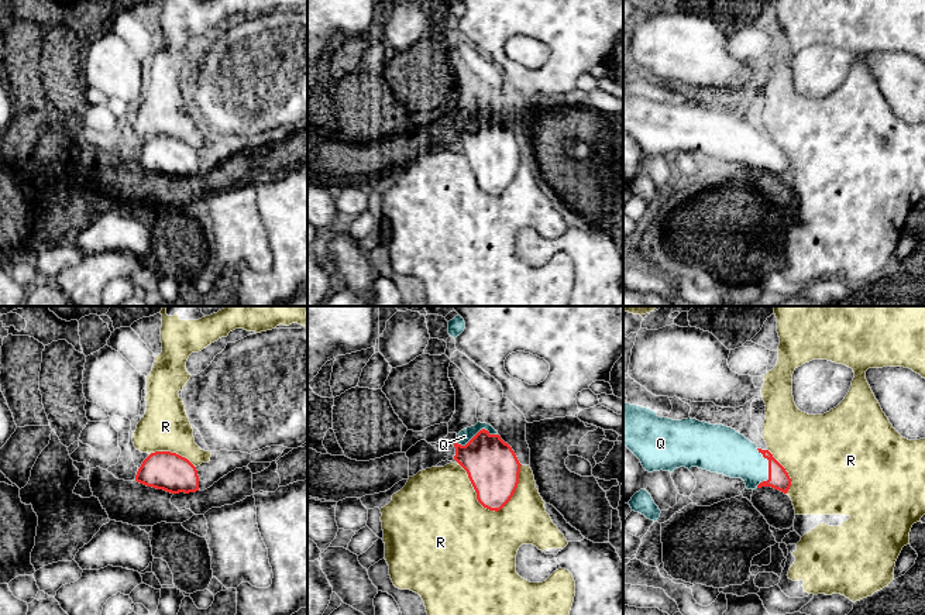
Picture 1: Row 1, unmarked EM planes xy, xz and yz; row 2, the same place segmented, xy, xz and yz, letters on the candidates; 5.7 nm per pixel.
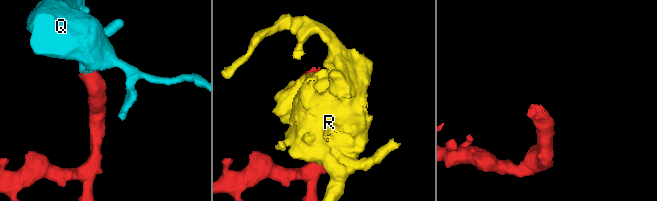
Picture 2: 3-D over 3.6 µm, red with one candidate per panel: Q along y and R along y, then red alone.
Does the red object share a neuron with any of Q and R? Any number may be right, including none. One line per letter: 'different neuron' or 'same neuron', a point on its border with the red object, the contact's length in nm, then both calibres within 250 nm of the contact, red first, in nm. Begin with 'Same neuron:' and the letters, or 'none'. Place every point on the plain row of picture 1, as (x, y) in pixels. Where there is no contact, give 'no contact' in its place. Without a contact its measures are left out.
Same neuron: Q
Q: same neuron | yz (769, 154) | 220 nm | 120/260 nm
R: different neuron | xz (477, 182) | 380 nm | 300/500 nm

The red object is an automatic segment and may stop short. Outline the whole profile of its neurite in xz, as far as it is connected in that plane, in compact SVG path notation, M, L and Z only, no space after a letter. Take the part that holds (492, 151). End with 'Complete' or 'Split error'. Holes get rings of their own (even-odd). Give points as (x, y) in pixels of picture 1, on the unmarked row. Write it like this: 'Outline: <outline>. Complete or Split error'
Outline: M478 106L457 118L454 144L467 155L478 186L489 195L501 195L513 181L520 147L498 116Z. Split error

